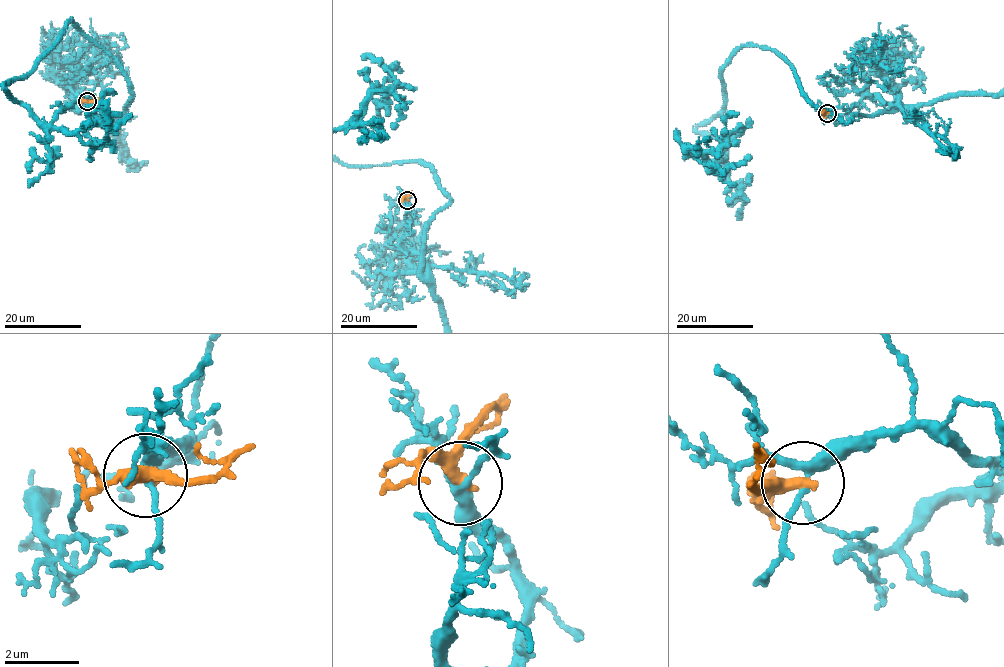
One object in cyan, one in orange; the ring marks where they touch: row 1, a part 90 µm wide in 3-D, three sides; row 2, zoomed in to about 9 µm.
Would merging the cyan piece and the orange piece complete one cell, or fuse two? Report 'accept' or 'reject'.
reject

